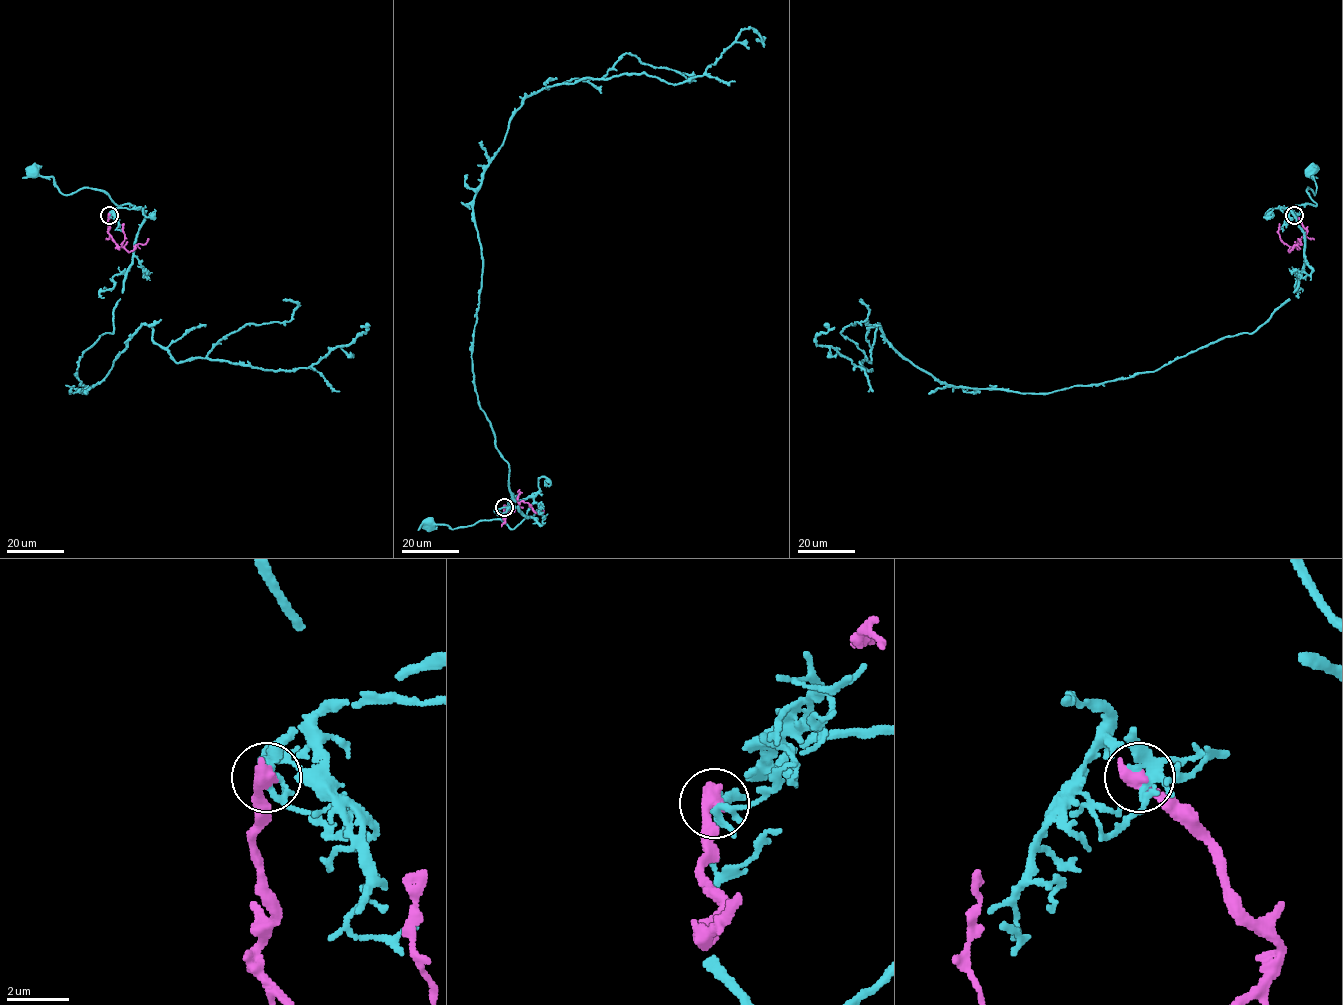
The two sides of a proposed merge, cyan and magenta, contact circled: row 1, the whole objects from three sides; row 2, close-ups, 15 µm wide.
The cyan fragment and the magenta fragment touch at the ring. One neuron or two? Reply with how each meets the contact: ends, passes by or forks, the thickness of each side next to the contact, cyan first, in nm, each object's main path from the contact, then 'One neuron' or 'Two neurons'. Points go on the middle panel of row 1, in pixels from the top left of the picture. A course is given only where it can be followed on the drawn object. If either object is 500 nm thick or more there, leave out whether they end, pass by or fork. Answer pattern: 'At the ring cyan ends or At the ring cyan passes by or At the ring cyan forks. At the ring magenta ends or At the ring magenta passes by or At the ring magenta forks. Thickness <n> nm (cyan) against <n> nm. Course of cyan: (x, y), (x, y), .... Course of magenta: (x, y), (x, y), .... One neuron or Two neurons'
Thickness 220 nm (cyan) against 500 nm. Course of cyan: (505, 507), (528, 497), (533, 500), (526, 517), (513, 528), (500, 519), (452, 529), (429, 522). Course of magenta: (505, 507), (503, 518), (521, 501), (528, 502), (540, 514), (544, 510). Two neurons

